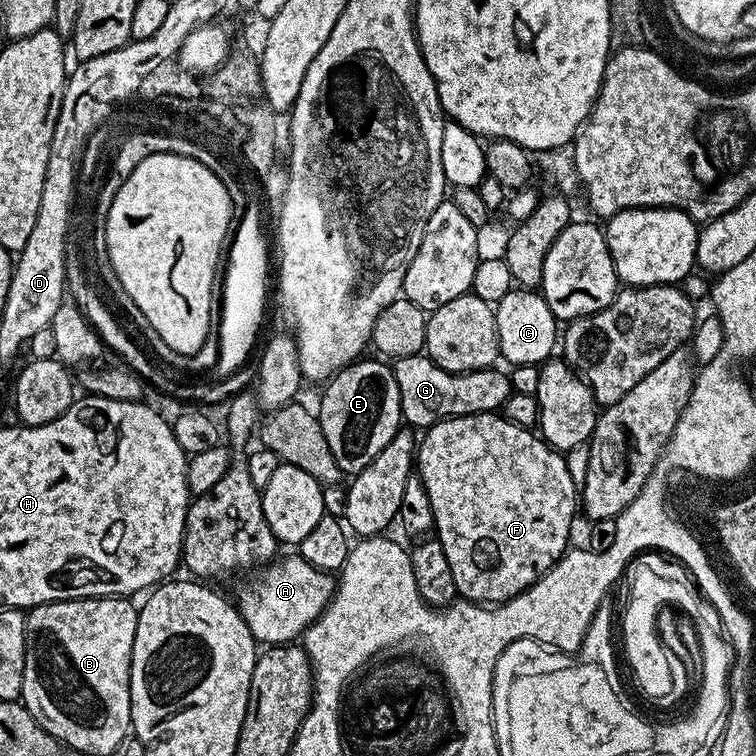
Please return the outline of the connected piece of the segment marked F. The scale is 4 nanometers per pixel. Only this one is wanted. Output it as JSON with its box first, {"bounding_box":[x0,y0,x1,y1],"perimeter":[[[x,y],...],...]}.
{"bounding_box":[418,412,578,606],"perimeter":[[[479,412],[469,416],[452,416],[449,420],[440,420],[432,425],[423,433],[418,444],[418,475],[426,486],[426,494],[430,494],[430,506],[434,510],[435,539],[439,540],[442,550],[446,550],[457,593],[465,600],[485,606],[506,603],[510,598],[522,594],[534,582],[538,582],[538,578],[542,578],[542,574],[551,570],[569,547],[568,535],[572,532],[572,519],[575,518],[576,512],[578,516],[578,487],[570,476],[565,457],[544,443],[535,431],[529,430],[525,425],[514,423],[503,414]]]}

